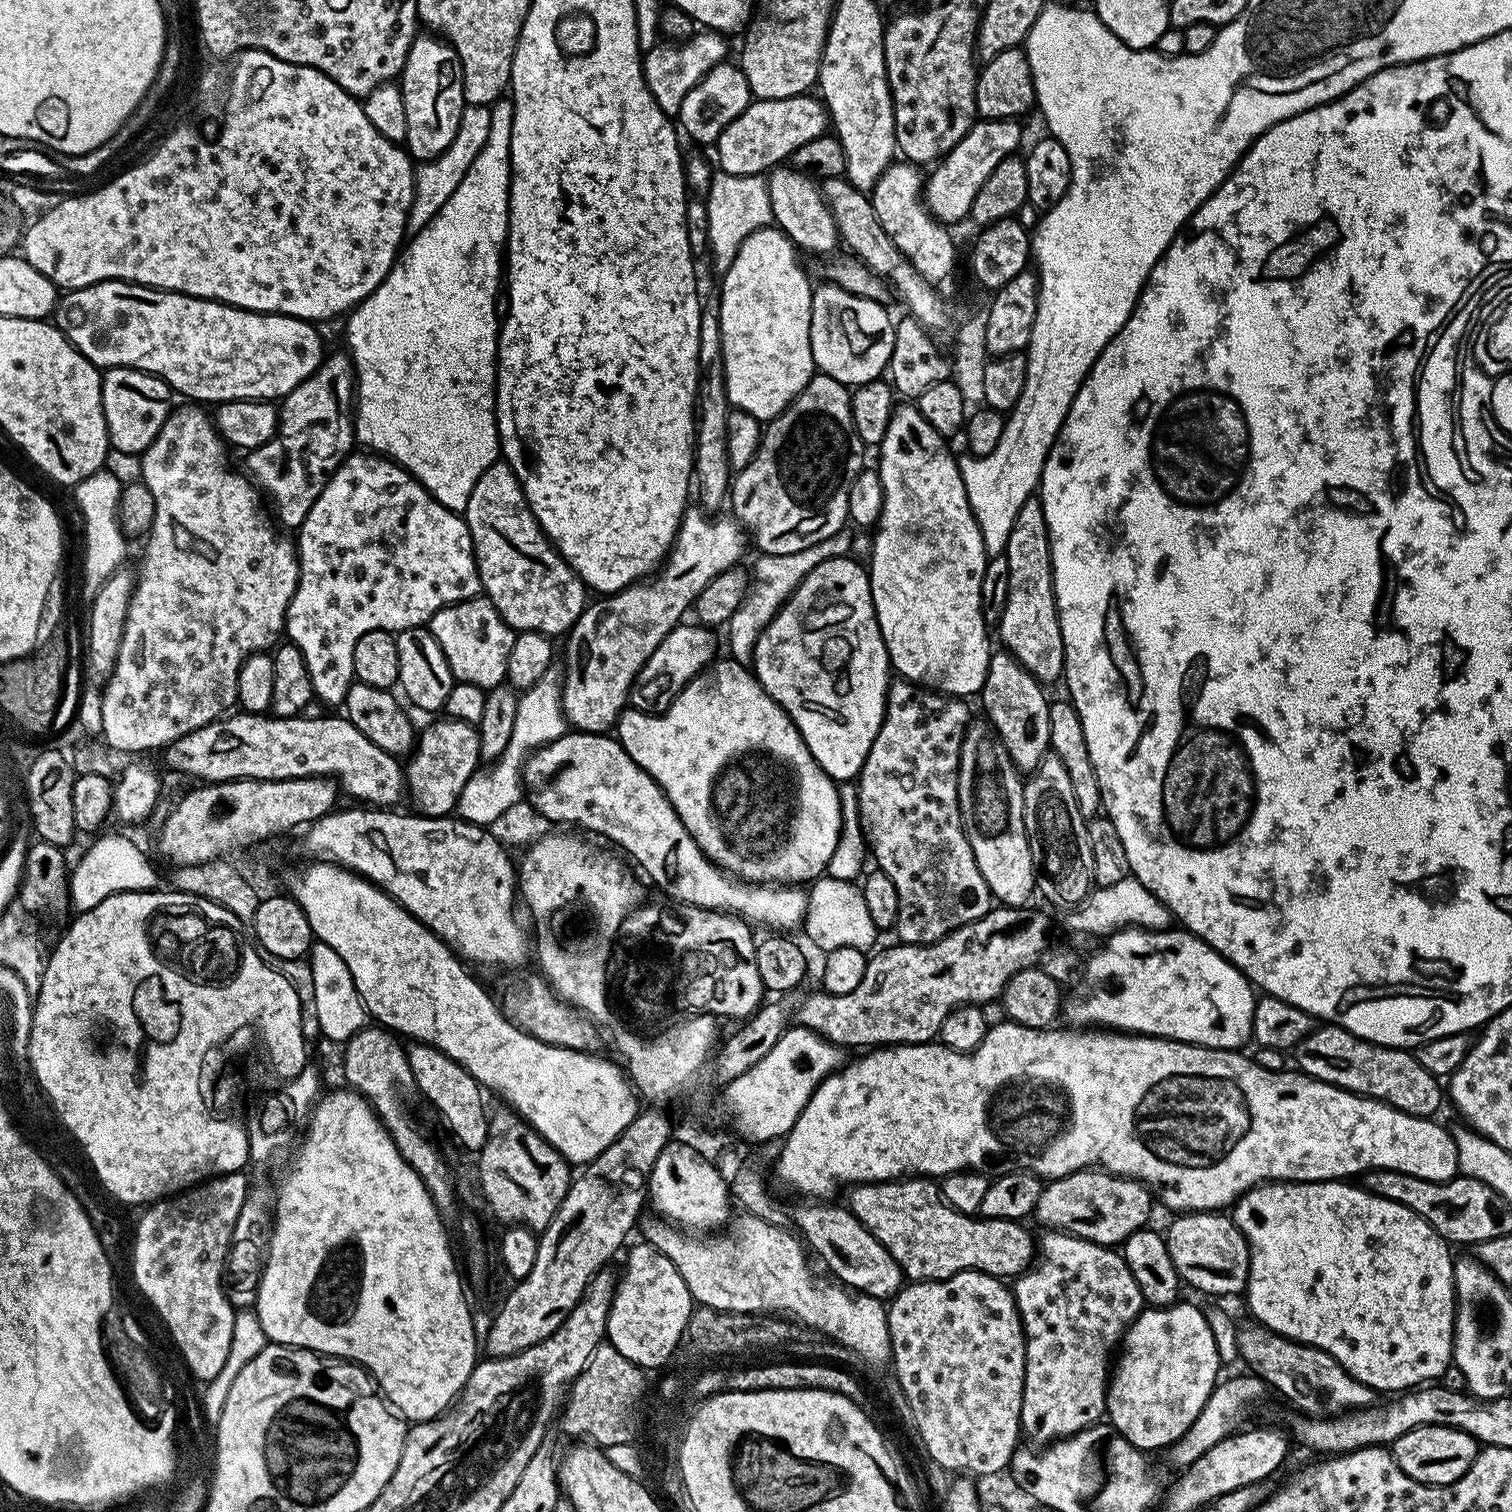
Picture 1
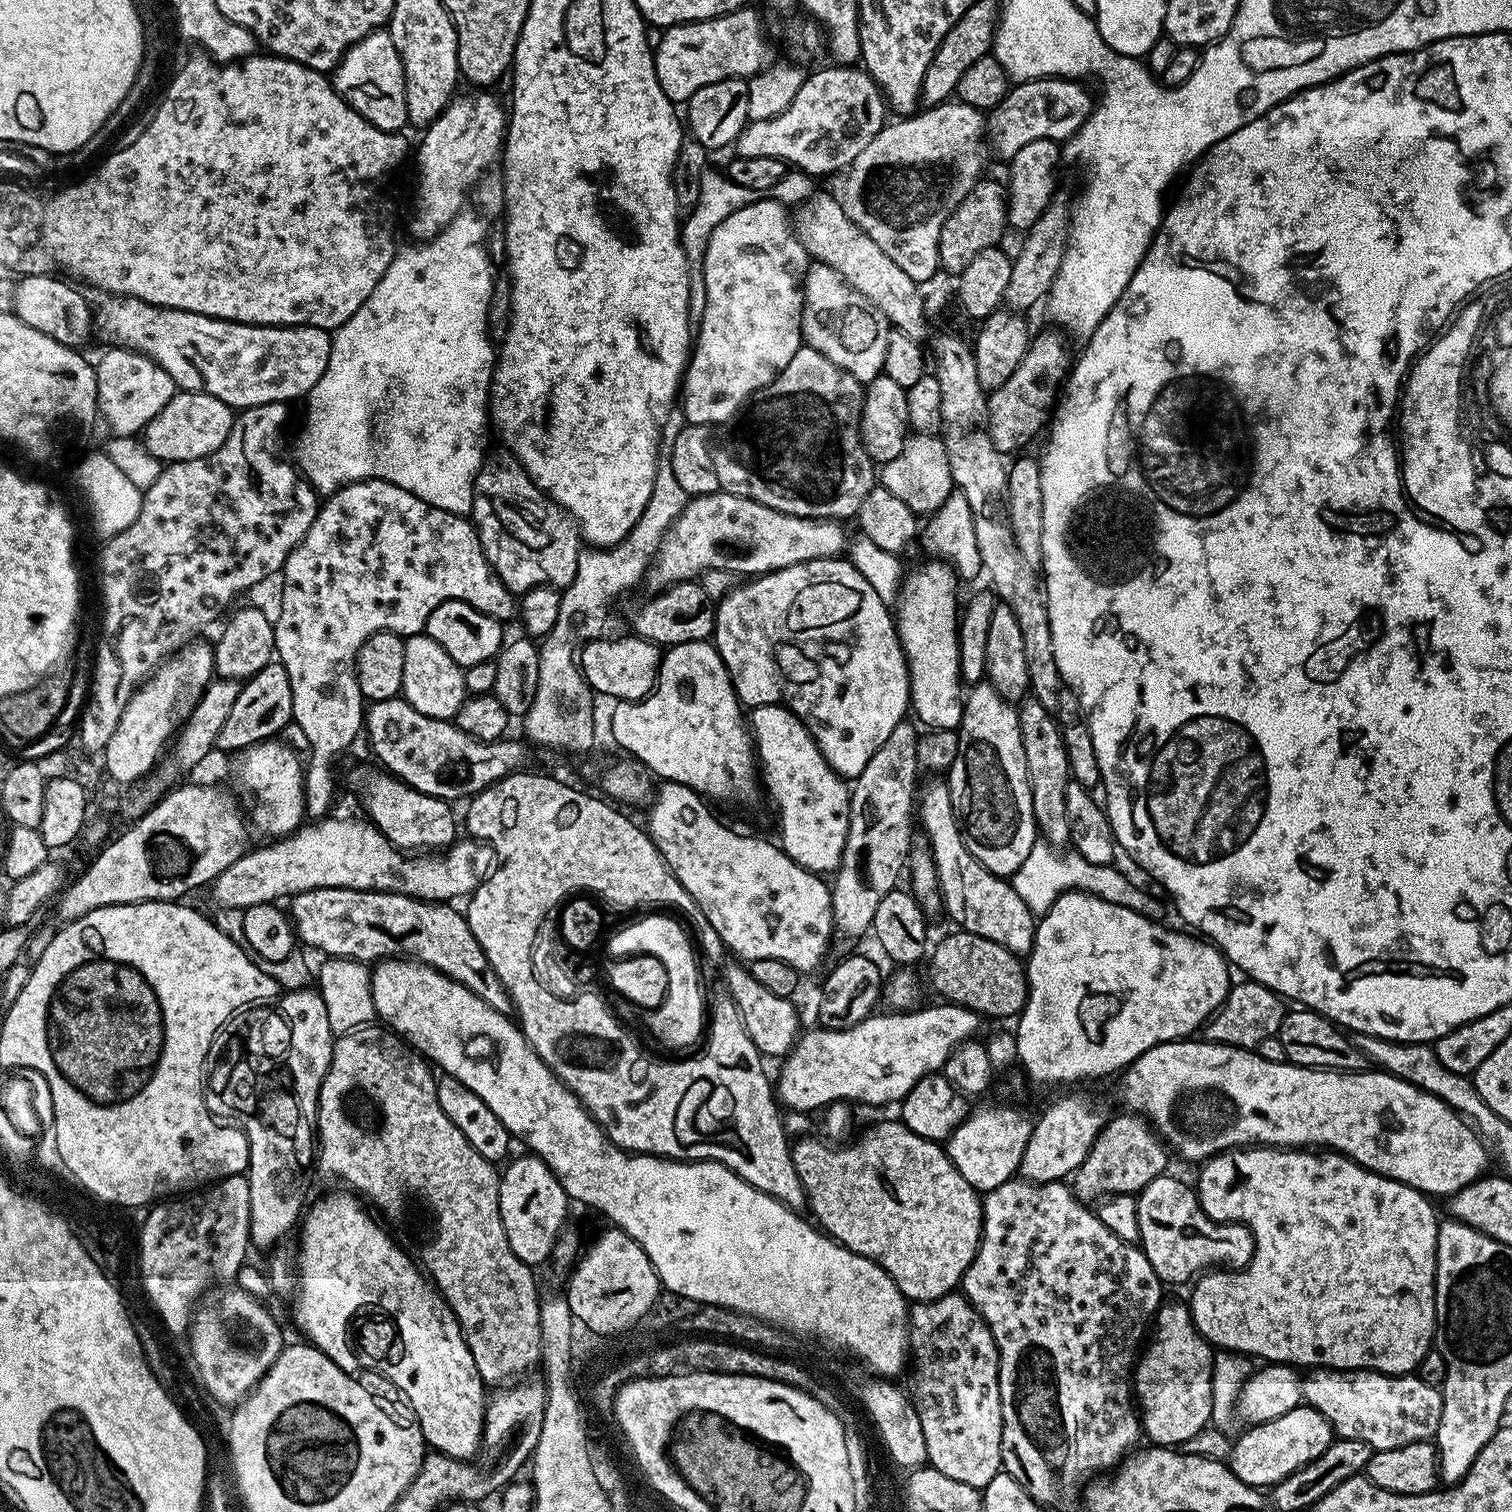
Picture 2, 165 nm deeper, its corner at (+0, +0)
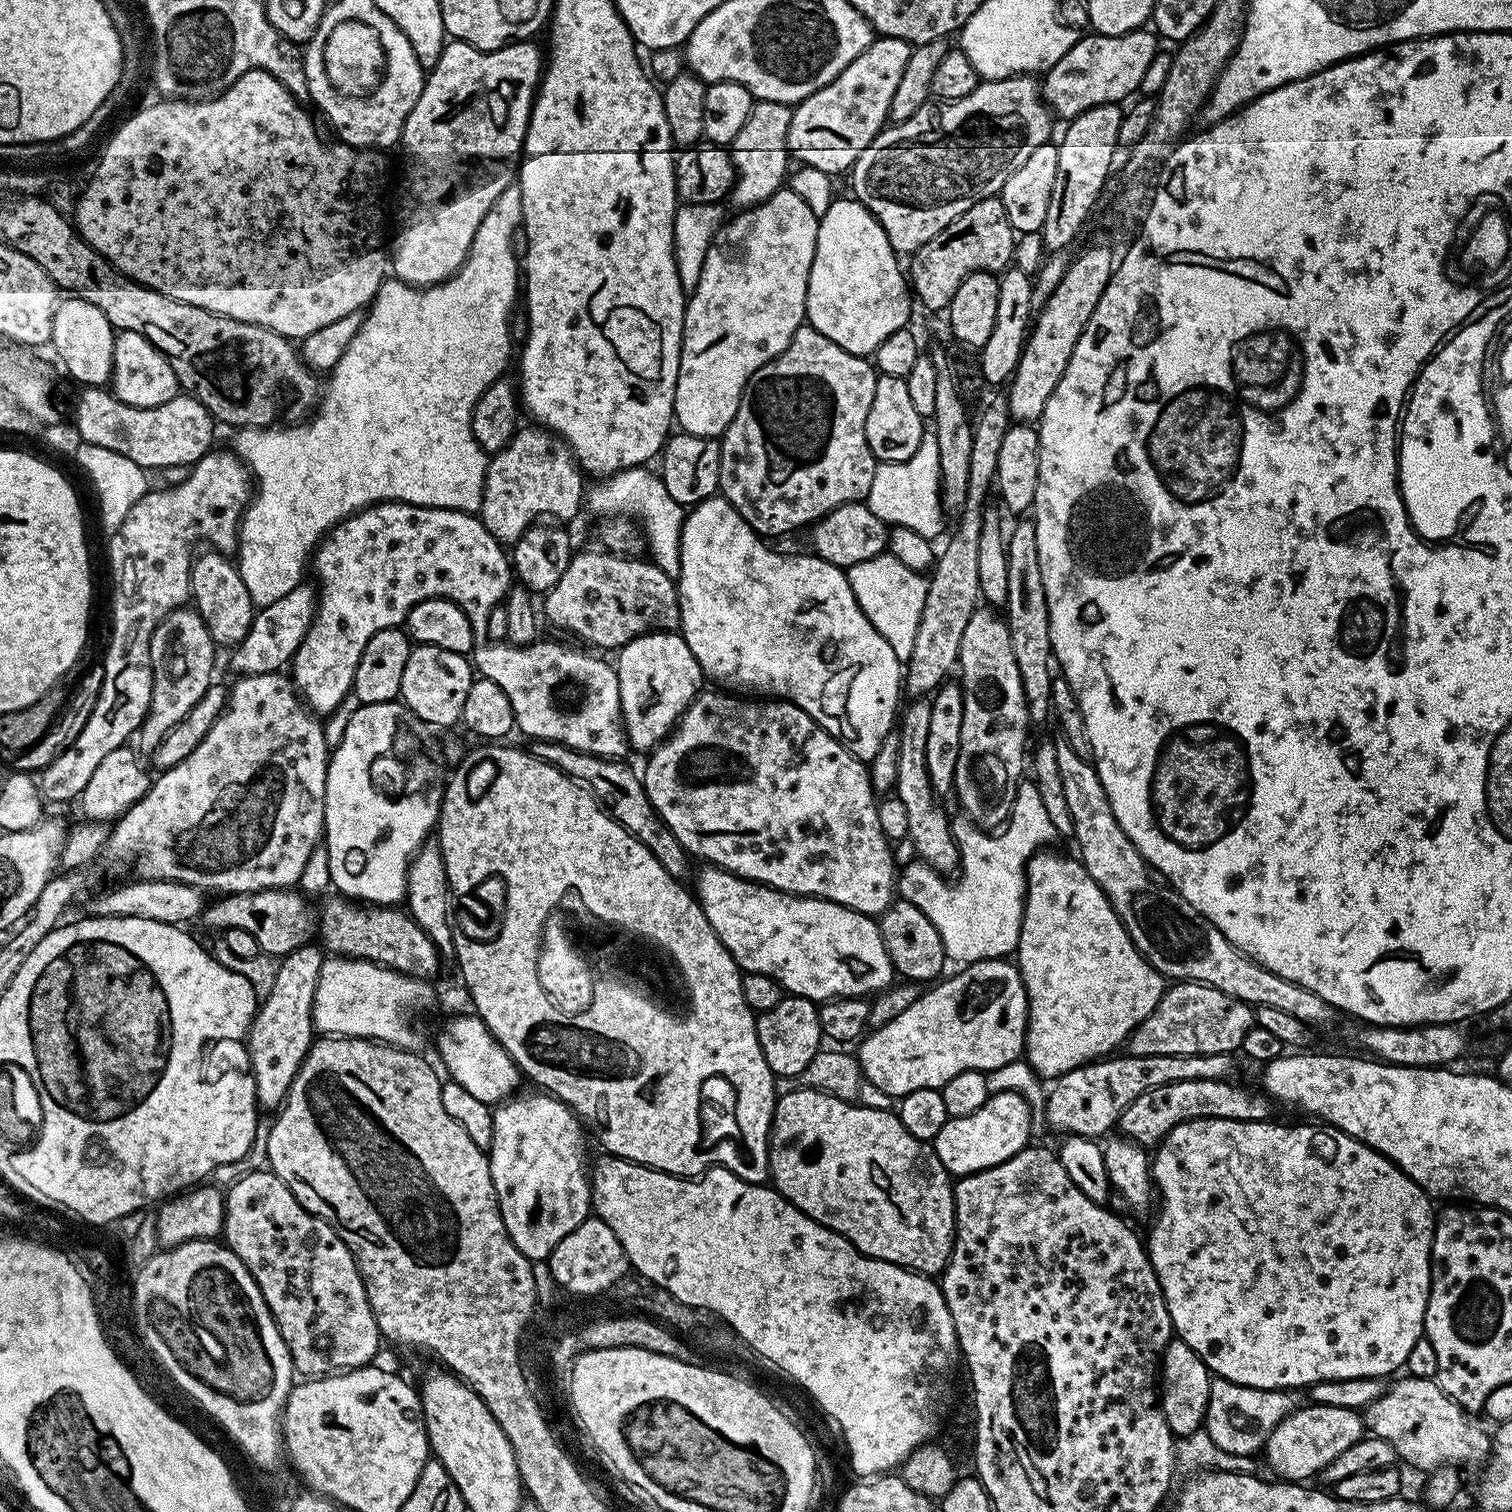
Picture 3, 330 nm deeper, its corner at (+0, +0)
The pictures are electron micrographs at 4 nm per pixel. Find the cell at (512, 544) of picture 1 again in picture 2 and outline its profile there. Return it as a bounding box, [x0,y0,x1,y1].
[470,450,582,594]

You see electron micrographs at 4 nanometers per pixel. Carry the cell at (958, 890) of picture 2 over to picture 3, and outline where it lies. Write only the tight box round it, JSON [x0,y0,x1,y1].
[894,698,960,873]

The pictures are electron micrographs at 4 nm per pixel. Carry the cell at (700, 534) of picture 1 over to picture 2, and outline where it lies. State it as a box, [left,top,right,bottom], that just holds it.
[646,490,844,590]

